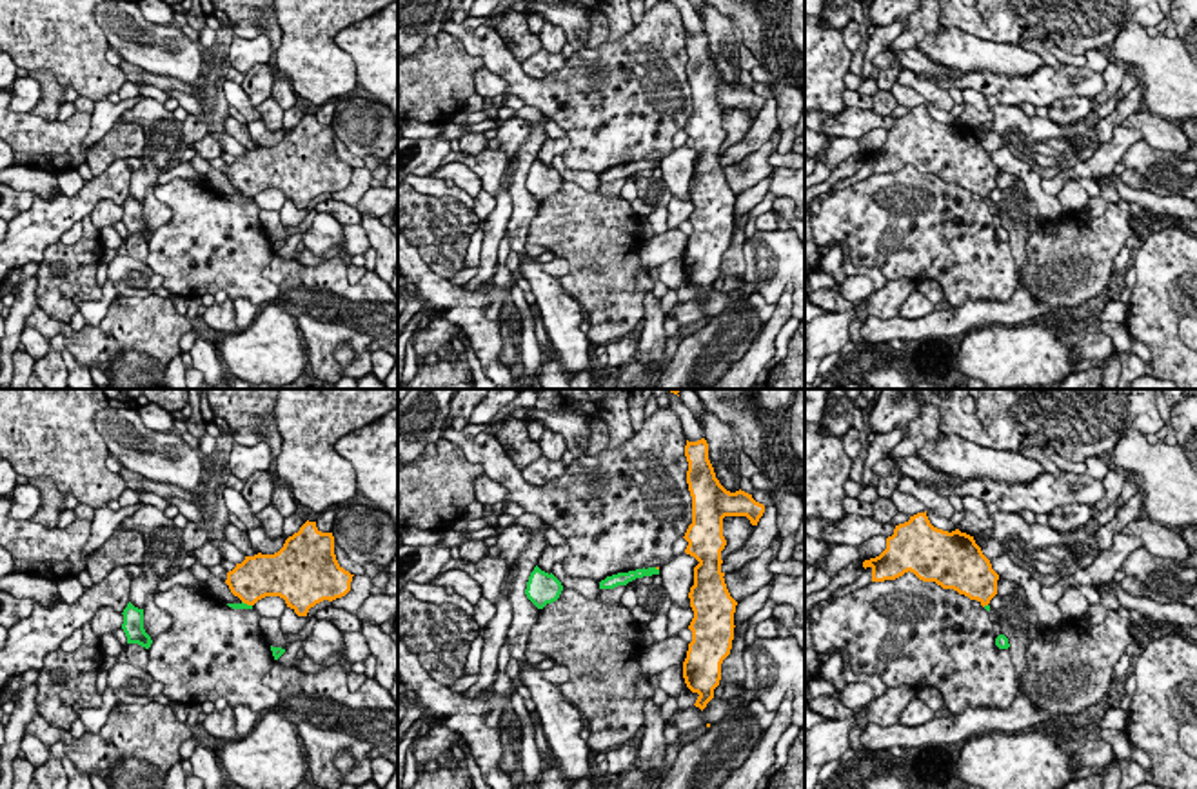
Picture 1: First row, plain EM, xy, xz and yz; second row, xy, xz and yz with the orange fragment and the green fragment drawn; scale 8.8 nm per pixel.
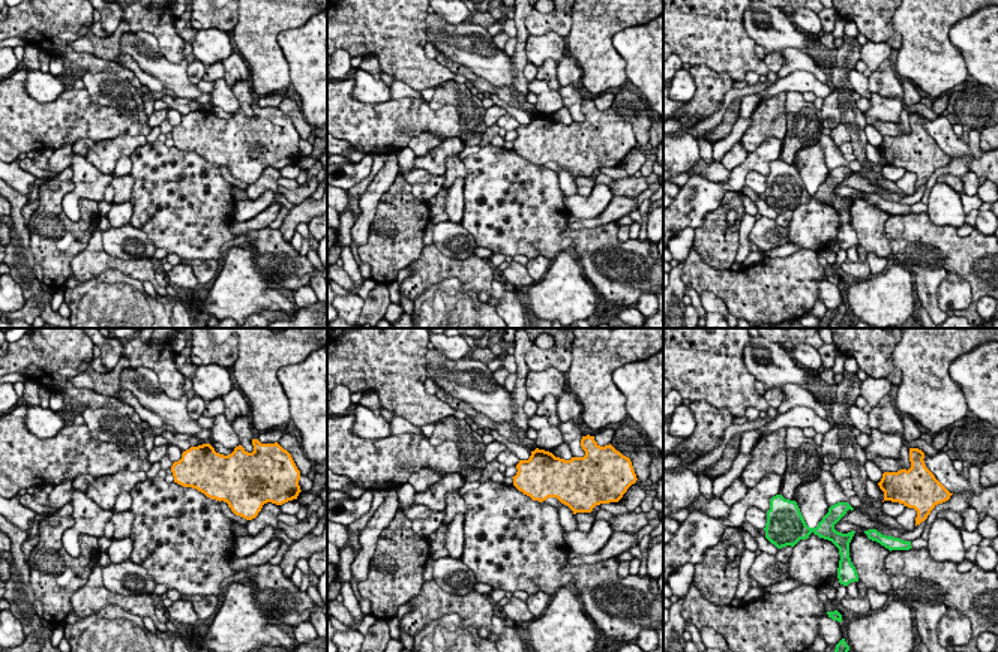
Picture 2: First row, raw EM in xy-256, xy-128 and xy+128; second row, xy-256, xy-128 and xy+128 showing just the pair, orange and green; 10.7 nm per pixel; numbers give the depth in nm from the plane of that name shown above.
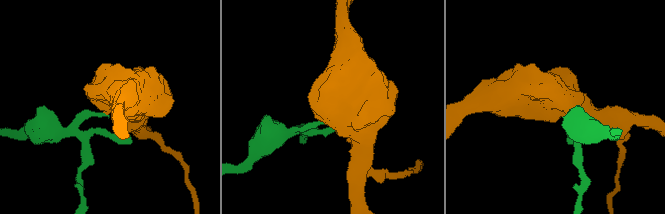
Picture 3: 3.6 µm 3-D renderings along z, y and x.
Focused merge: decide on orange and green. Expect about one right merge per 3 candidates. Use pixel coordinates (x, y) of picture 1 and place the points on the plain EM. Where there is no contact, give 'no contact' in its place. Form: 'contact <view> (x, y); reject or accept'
contact xy (247, 197); reject

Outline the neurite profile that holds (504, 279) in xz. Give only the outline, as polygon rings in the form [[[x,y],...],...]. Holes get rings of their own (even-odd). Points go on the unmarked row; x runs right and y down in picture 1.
[[[507,231],[503,240],[500,242],[500,247],[498,247],[498,269],[494,275],[494,287],[503,287],[509,293],[505,296],[503,307],[500,309],[500,315],[505,320],[510,320],[510,315],[516,311],[516,304],[514,304],[512,295],[510,295],[516,275],[510,273],[505,265],[510,251],[512,251],[510,249],[510,235]]]

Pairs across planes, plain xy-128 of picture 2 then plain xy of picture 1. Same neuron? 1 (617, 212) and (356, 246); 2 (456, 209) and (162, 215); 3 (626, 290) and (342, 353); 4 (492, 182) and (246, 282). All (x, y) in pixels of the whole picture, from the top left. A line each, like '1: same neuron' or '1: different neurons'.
1: same neuron
2: same neuron
3: different neurons
4: same neuron

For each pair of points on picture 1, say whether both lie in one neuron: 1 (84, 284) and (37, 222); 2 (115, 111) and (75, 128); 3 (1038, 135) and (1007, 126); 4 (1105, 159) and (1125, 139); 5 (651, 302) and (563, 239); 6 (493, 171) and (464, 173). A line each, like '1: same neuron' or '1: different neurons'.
1: different neurons
2: different neurons
3: same neuron
4: same neuron
5: different neurons
6: different neurons

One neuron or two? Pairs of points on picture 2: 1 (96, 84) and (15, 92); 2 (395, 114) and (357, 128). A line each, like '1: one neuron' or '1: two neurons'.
1: two neurons
2: one neuron

